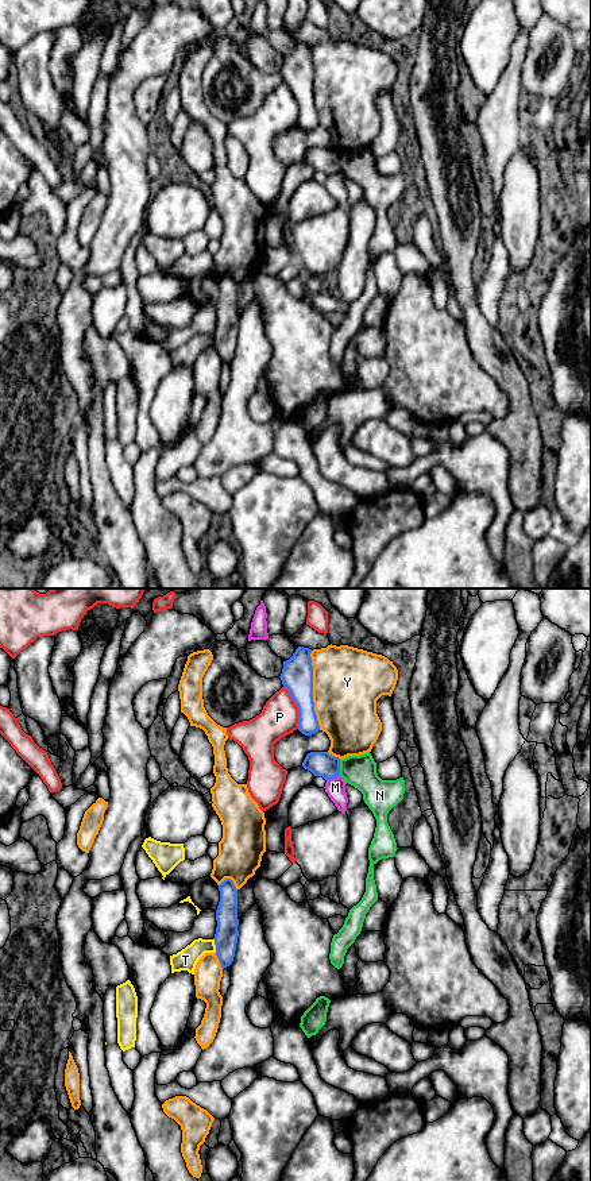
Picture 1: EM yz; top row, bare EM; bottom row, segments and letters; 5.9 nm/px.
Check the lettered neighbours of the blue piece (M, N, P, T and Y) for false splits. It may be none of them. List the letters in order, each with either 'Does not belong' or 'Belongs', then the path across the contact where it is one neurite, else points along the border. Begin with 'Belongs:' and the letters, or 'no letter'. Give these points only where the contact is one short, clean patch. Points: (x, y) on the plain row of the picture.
Belongs: no letter
M: Does not belong
N: Does not belong
P: Does not belong
T: Does not belong. Boundary: yz (213, 334), (216, 347)
Y: Does not belong

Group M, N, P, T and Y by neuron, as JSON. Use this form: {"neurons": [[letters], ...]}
{"neurons": [["M"], ["N"], ["P"], ["T"], ["Y"]]}

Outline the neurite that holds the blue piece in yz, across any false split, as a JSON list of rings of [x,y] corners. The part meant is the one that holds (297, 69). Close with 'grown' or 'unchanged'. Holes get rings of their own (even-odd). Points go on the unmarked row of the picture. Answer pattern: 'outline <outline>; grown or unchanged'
outline [[[298,42],[293,51],[283,57],[281,76],[298,103],[298,126],[312,131],[320,126],[313,97],[312,45]]]; unchanged

